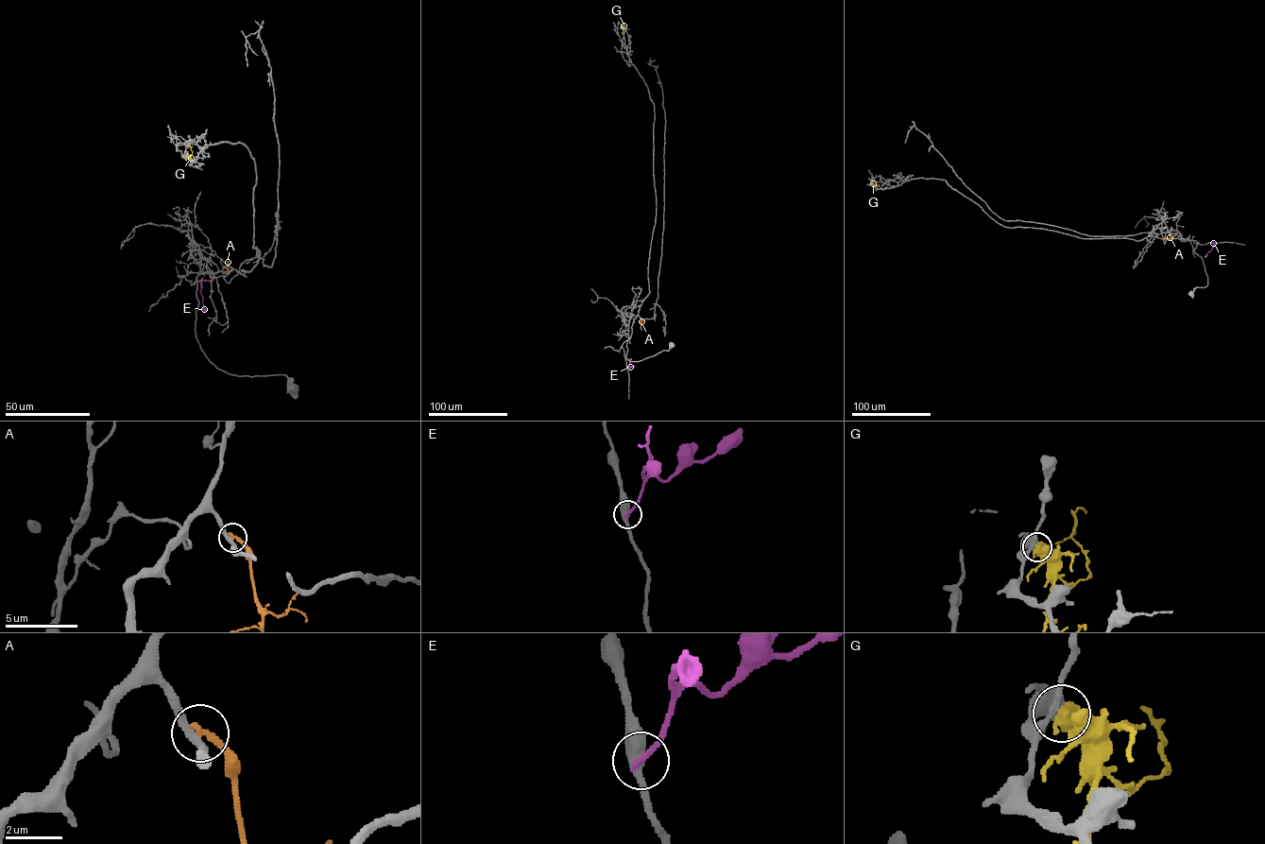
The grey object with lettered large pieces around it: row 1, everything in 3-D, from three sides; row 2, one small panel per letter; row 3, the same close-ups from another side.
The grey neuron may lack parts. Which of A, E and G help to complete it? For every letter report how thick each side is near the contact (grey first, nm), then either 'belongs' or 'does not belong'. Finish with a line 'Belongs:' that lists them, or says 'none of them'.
A: 280 nm thick on the grey side, 200 nm on the other; does not belong
E: 440 nm thick on the grey side, 200 nm on the other; does not belong
G: 220 nm thick on the grey side, 700 nm on the other; does not belong
Belongs: none of them

